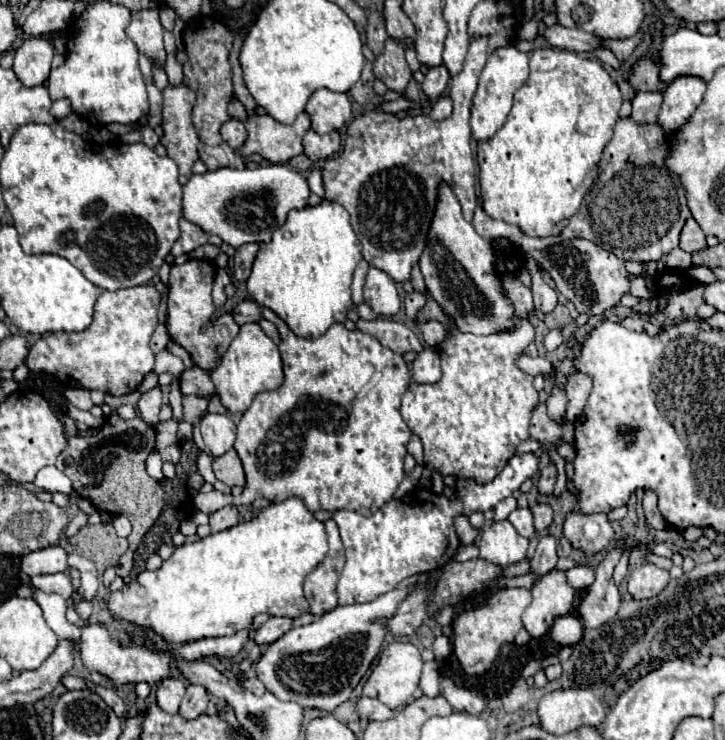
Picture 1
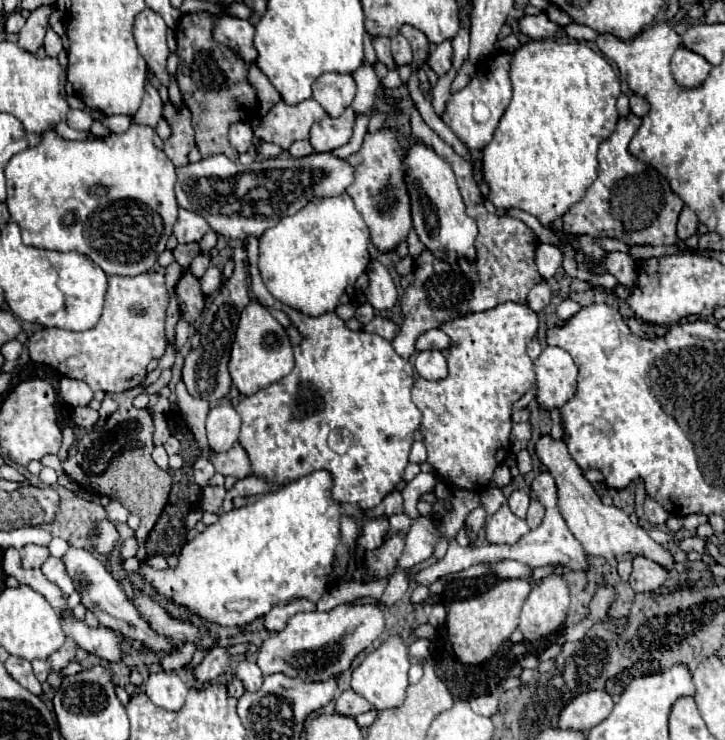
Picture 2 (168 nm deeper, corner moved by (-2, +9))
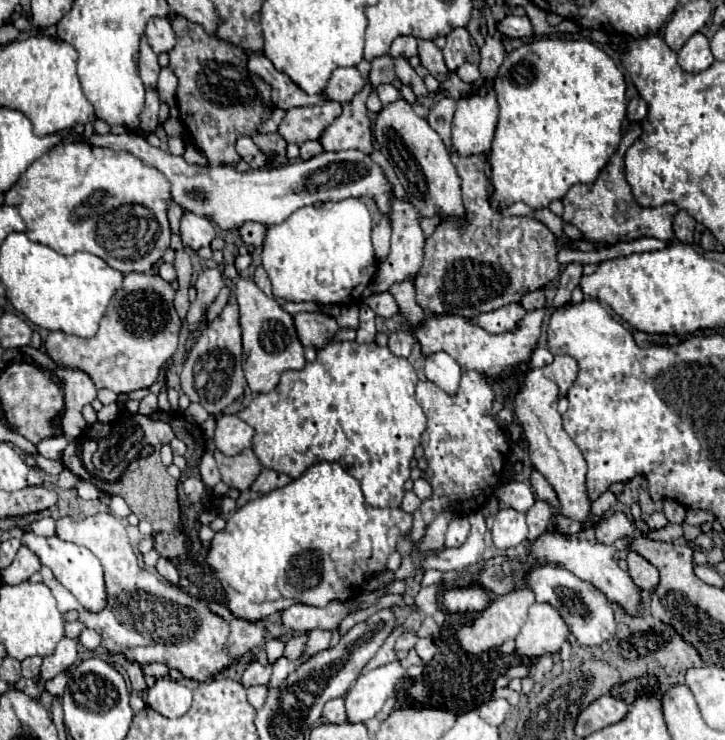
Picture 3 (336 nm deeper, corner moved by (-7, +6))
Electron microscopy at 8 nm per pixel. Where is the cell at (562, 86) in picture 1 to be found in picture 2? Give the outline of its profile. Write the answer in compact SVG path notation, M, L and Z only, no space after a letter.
M568 37L529 41L513 51L509 65L513 97L505 109L493 141L483 149L483 169L489 183L489 199L497 209L517 207L535 215L543 225L557 217L585 195L597 177L597 149L613 133L619 119L615 101L621 94L620 80L609 61L585 41Z

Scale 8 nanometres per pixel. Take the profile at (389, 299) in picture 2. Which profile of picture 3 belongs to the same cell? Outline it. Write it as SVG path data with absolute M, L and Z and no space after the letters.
M380 292L380 294L372 294L368 298L368 306L376 312L376 316L382 318L390 318L398 312L398 304L394 300L394 296L390 292Z

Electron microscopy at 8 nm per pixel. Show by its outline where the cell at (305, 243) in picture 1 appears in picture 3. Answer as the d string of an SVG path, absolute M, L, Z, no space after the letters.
M358 198L324 202L322 206L304 206L296 210L292 216L288 216L282 224L270 226L264 240L262 266L272 282L274 298L290 302L316 302L320 306L360 304L362 292L366 290L378 268L370 232L372 232L370 214Z

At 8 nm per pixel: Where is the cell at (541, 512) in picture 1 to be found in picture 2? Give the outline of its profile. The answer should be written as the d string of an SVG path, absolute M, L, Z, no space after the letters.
M531 501L531 505L529 505L529 511L527 511L527 517L525 517L525 521L527 521L527 525L529 525L531 529L535 529L535 527L541 523L543 515L545 515L545 509L541 507L541 503L539 503L539 501Z

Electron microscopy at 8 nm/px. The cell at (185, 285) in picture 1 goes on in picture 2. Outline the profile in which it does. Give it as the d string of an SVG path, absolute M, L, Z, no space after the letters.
M185 271L183 277L179 279L175 291L179 295L179 309L181 309L183 317L189 323L195 323L195 319L199 317L199 313L205 307L205 295L201 293L199 279L193 277L189 271Z

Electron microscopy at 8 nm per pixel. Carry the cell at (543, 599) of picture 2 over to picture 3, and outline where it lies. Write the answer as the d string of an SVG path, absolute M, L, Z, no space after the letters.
M532 604L528 610L528 620L516 636L516 652L528 658L540 658L544 654L554 654L566 642L570 628L564 618L550 604Z

